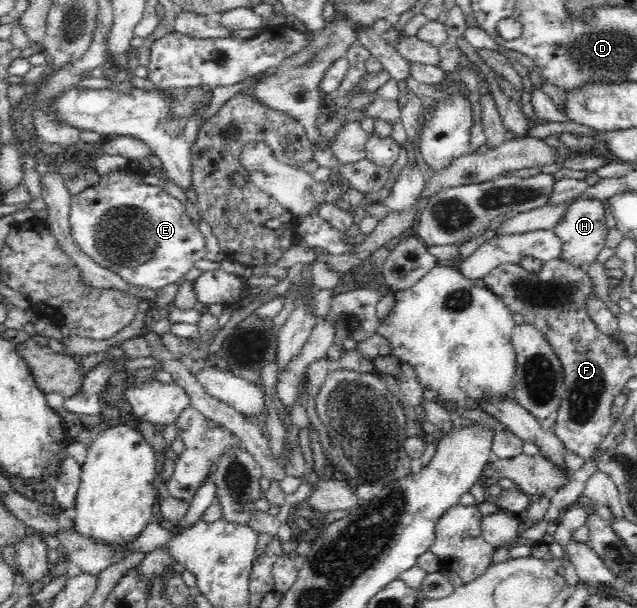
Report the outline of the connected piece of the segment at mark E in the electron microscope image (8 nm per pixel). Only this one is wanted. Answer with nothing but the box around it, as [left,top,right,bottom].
[69,168,207,290]

